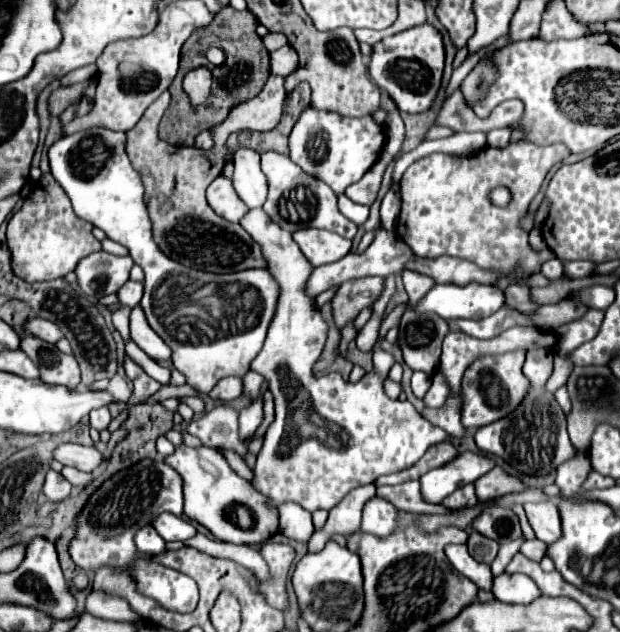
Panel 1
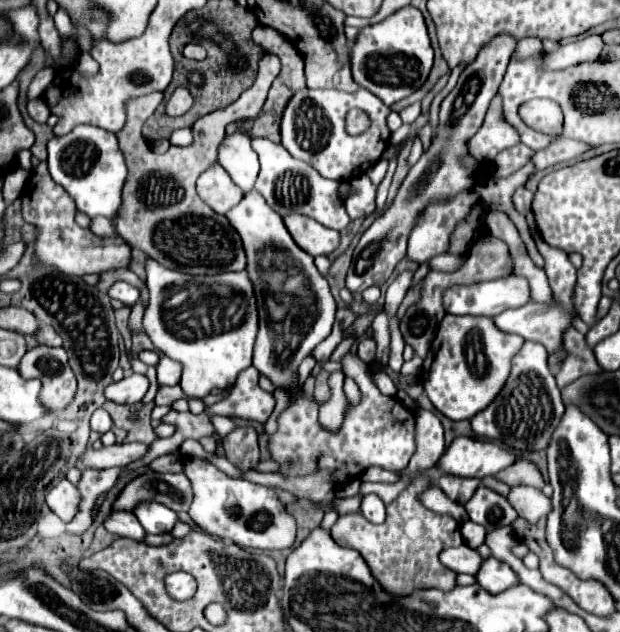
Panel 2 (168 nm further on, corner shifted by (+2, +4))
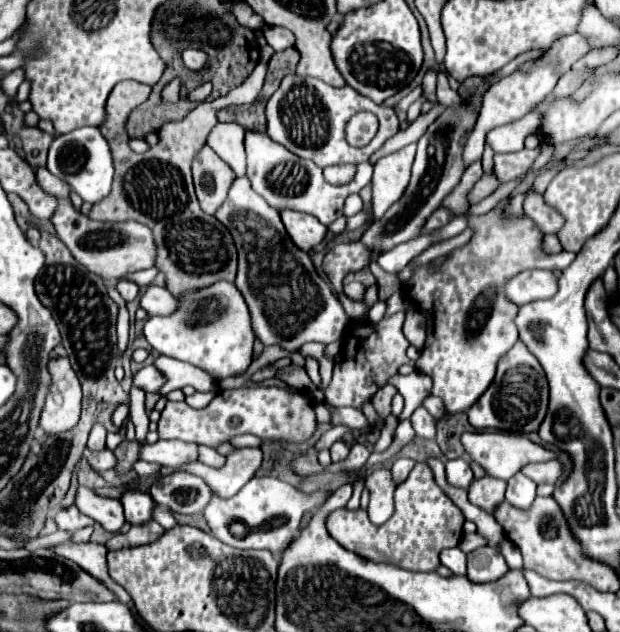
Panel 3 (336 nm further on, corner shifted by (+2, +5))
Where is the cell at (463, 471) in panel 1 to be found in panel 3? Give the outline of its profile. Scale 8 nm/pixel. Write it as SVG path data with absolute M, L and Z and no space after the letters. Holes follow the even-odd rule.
M502 431L464 432L460 442L464 446L464 452L466 452L464 458L468 462L476 462L486 470L488 476L494 476L500 480L512 478L522 466L530 462L546 462L554 458L550 450L530 442L526 436L520 436L520 434L504 434Z

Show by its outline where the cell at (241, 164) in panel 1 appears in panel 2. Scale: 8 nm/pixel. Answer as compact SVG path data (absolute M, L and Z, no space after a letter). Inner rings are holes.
M232 133L224 137L218 149L218 163L228 171L232 181L244 193L254 187L260 165L246 133Z

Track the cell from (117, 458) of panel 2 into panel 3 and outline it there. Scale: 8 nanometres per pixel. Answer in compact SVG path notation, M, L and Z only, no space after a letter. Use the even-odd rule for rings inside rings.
M158 440L156 444L144 444L138 452L140 460L154 462L160 466L182 466L196 460L196 444L182 440Z

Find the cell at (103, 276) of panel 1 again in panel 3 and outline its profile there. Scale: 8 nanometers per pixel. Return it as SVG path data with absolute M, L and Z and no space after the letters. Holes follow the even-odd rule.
M150 284L148 290L142 294L140 298L140 306L148 312L148 316L168 316L176 310L176 298L168 292L166 286L156 286L156 284Z

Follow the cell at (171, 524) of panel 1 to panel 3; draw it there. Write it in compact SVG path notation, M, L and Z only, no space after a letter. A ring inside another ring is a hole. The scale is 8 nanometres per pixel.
M126 492L122 496L122 506L124 506L124 516L126 520L134 526L134 524L146 524L152 520L152 512L154 512L154 500L150 498L150 494L146 492Z

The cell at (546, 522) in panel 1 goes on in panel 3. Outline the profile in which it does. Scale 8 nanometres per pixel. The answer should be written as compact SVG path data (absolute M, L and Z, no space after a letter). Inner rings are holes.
M520 472L508 480L506 500L516 508L530 508L536 498L536 484Z

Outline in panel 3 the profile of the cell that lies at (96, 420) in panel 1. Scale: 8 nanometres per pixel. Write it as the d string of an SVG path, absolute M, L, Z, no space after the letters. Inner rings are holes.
M96 422L92 432L90 432L90 438L88 438L88 448L90 450L100 450L104 446L106 446L106 428L100 422Z

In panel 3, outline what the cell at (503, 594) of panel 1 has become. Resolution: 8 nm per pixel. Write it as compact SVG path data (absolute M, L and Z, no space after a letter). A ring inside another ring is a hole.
M484 546L468 554L468 580L476 584L500 580L500 576L504 576L508 570L510 568L504 556L496 548Z

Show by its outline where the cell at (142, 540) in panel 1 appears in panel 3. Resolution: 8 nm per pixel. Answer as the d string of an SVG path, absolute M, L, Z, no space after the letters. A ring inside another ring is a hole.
M80 486L78 488L78 492L76 492L76 506L78 506L78 510L82 514L86 514L92 520L100 522L106 532L116 534L126 524L126 518L124 518L124 510L122 510L120 500L96 496L86 486Z

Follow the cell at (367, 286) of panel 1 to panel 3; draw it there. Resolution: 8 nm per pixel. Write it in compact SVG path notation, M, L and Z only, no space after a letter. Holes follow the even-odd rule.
M474 76L474 78L468 78L466 82L462 82L462 86L458 88L458 94L464 100L464 104L448 106L428 126L426 134L418 140L418 152L416 152L416 160L412 166L412 178L410 178L408 188L404 190L402 198L398 202L394 202L380 220L370 222L370 226L364 230L364 234L360 238L360 242L370 252L370 262L380 258L384 252L396 248L398 244L418 238L428 216L434 210L438 210L442 206L442 200L456 188L456 184L460 184L460 178L466 170L466 164L462 158L464 136L468 136L472 132L476 118L480 114L482 96L486 92L486 80L488 78Z

